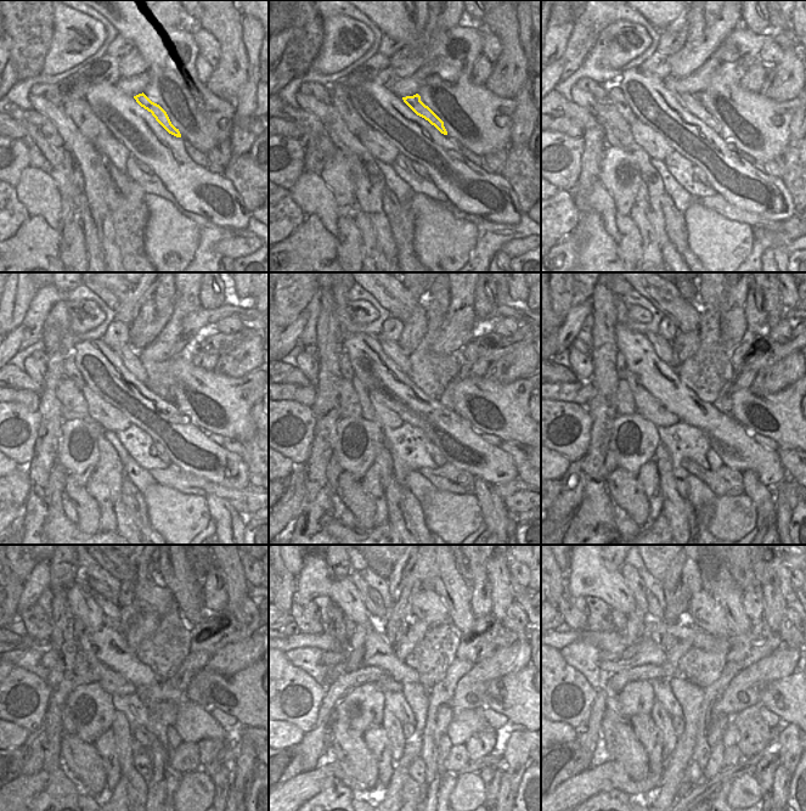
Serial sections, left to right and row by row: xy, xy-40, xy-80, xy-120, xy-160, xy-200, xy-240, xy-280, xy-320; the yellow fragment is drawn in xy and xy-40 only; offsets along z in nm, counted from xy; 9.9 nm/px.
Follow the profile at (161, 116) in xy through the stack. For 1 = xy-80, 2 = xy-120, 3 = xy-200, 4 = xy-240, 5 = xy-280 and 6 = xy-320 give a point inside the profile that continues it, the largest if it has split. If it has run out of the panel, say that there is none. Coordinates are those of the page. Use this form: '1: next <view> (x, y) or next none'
1: next xy-80 (687, 101)
2: next xy-120 (129, 358)
3: next xy-200 (663, 348)
4: next xy-240 (112, 614)
5: next xy-280 (360, 583)
6: next xy-320 (635, 583)

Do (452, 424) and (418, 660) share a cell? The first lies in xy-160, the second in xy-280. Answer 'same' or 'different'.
different

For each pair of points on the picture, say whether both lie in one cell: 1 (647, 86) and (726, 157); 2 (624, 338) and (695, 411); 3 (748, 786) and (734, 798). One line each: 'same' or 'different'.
1: same
2: same
3: same

